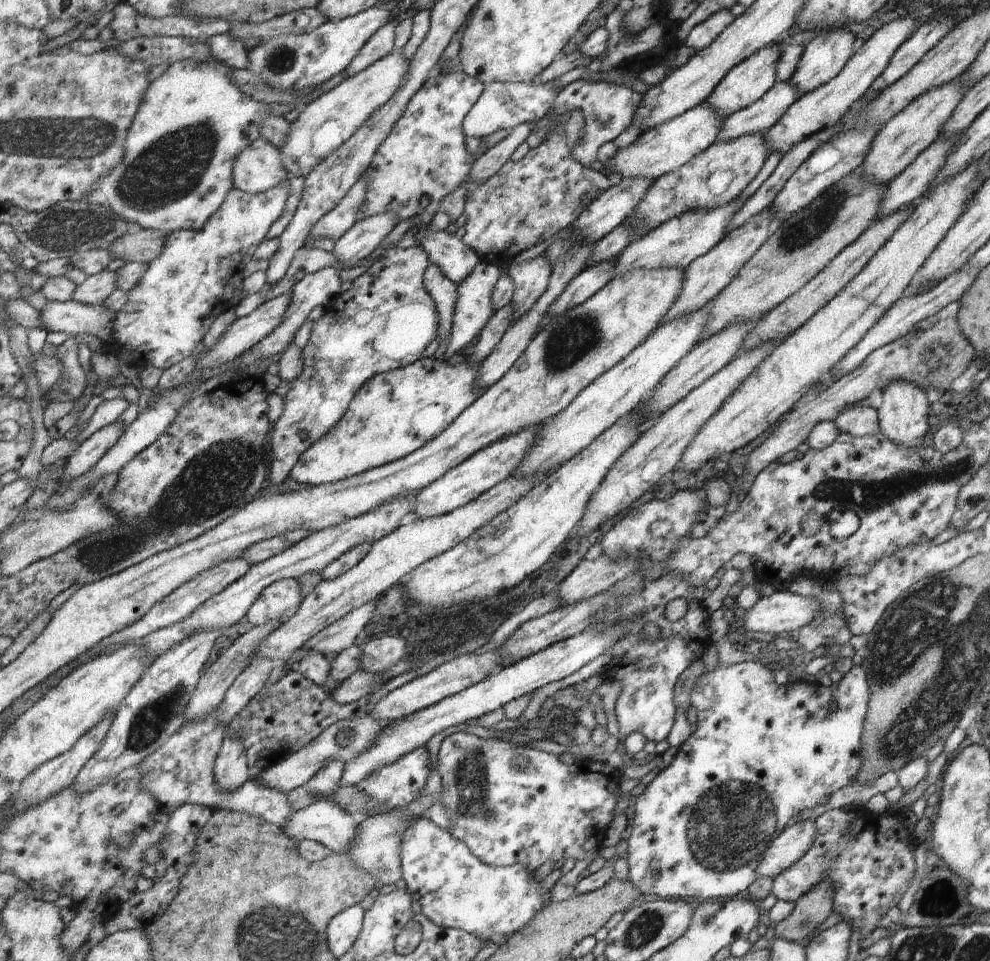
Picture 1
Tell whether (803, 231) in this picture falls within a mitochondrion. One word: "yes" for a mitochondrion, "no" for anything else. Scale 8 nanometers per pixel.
yes

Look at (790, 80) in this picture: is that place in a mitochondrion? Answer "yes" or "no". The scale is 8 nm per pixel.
no

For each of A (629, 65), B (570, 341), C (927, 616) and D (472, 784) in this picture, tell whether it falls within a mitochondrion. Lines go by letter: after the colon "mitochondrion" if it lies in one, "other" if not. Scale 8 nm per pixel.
A: other
B: mitochondrion
C: mitochondrion
D: mitochondrion

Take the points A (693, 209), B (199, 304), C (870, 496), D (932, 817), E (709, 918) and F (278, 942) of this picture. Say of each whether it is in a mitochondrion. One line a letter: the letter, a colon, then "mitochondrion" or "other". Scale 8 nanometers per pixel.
A: other
B: other
C: mitochondrion
D: other
E: mitochondrion
F: mitochondrion

